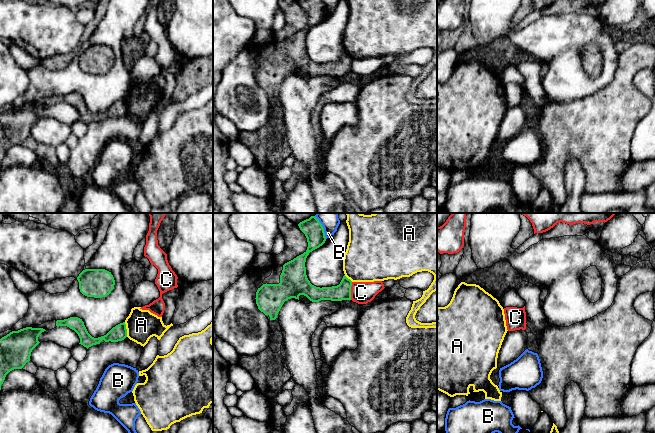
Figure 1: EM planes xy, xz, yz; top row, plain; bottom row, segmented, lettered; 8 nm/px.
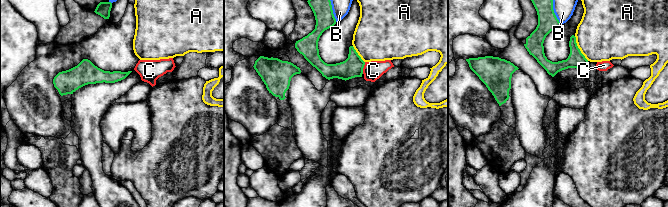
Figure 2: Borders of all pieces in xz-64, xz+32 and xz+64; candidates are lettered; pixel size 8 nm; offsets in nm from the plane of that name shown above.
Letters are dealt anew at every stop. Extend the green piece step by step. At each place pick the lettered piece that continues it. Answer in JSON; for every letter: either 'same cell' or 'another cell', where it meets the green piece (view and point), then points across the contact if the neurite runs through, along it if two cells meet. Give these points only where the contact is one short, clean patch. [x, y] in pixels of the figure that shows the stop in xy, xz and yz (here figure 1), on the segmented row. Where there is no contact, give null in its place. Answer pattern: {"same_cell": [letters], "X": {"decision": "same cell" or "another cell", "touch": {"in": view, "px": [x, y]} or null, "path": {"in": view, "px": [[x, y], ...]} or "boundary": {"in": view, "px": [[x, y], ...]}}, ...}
{"same_cell": [], "A": {"decision": "another cell", "touch": {"in": "xy", "px": [126, 329]}, "boundary": {"in": "xy", "px": [[124, 322], [127, 336]]}}, "B": {"decision": "another cell", "touch": {"in": "xz", "px": [322, 227]}, "boundary": {"in": "xz", "px": [[314, 216], [321, 224], [326, 238]]}}, "C": {"decision": "another cell", "touch": {"in": "xz", "px": [350, 291]}, "boundary": {"in": "xz", "px": [[352, 282], [350, 299]]}}}

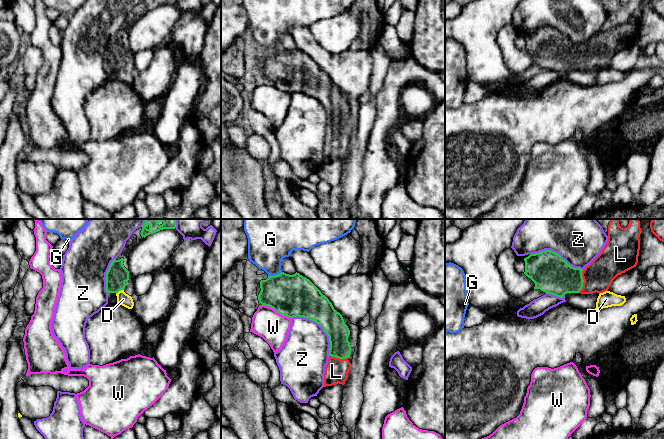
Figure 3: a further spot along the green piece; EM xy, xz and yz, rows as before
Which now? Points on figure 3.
{"same_cell": ["L"], "D": {"decision": "another cell", "touch": {"in": "xy", "px": [119, 290]}, "boundary": {"in": "xy", "px": [[123, 289], [116, 293]]}}, "G": {"decision": "another cell", "touch": {"in": "xz", "px": [275, 275]}, "boundary": {"in": "xz", "px": [[281, 271], [275, 275], [268, 276]]}}, "L": {"decision": "same cell", "touch": {"in": "yz", "px": [583, 281]}, "path": {"in": "yz", "px": [[553, 275], [559, 278], [583, 281], [589, 281], [598, 276]]}}, "W": {"decision": "another cell", "touch": {"in": "xz", "px": [276, 311]}}, "Z": {"decision": "another cell", "touch": {"in": "xz", "px": [320, 325]}}}

